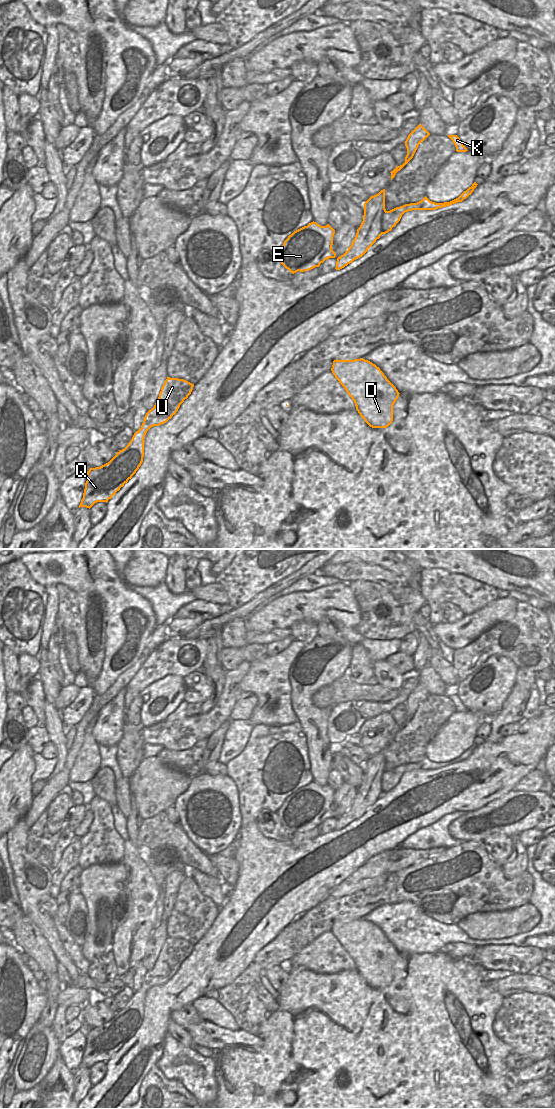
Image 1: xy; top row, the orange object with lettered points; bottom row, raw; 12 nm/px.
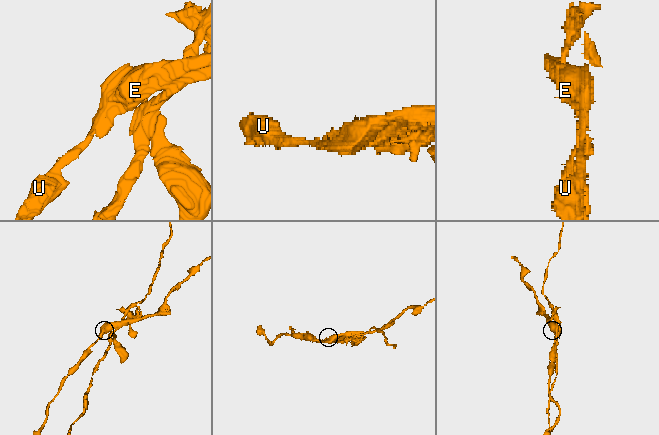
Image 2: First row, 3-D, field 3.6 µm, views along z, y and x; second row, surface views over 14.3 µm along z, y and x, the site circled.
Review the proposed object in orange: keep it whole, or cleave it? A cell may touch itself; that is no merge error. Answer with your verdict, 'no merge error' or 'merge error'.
merge error

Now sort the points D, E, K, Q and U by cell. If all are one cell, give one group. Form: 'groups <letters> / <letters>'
groups D / E K Q U

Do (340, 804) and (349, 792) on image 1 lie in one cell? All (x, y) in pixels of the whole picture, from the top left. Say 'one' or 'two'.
one

